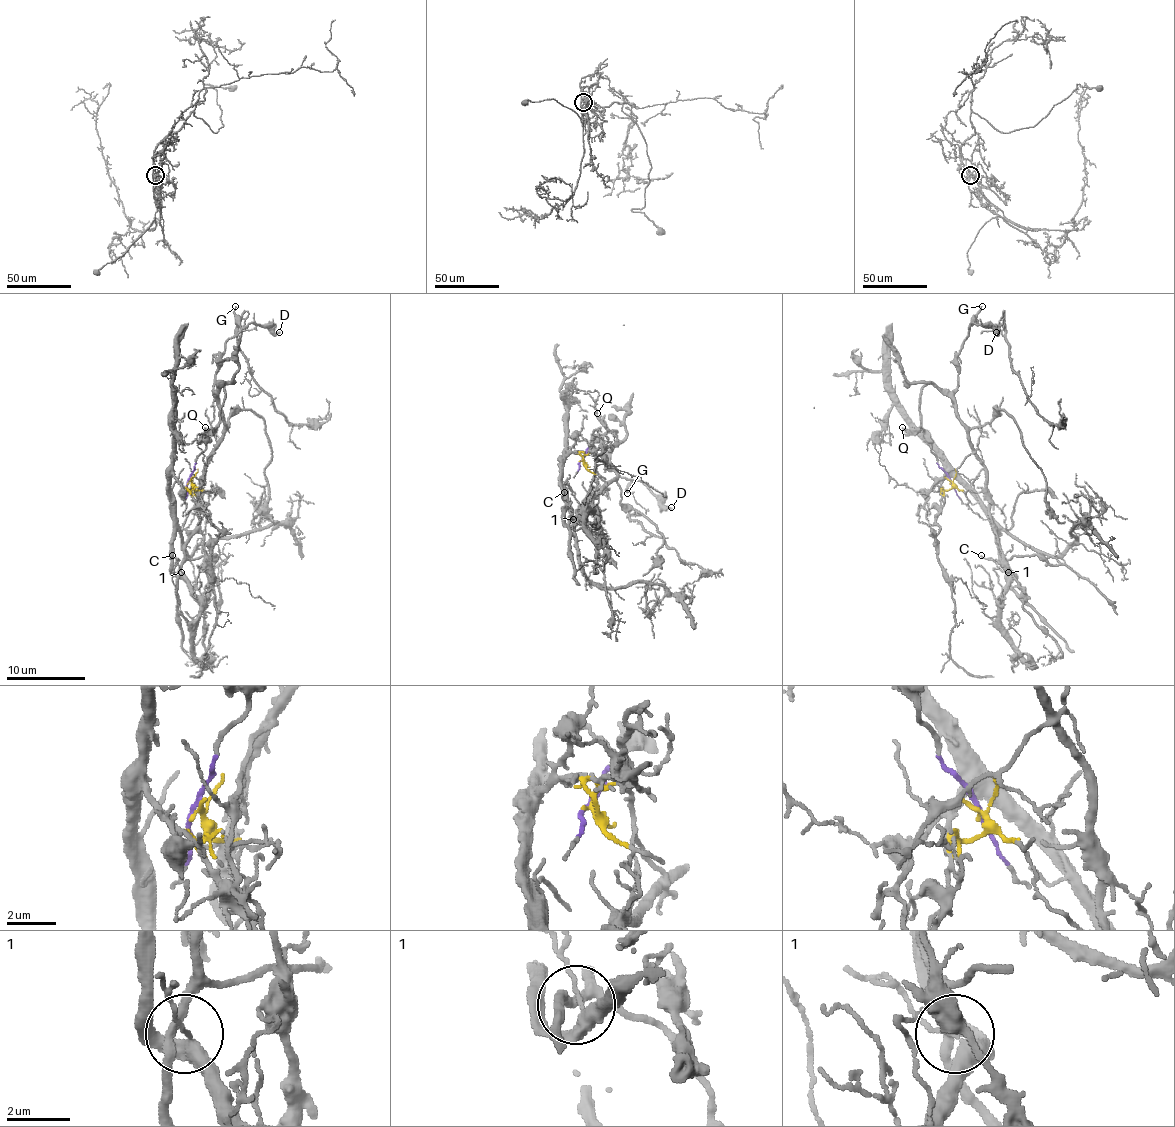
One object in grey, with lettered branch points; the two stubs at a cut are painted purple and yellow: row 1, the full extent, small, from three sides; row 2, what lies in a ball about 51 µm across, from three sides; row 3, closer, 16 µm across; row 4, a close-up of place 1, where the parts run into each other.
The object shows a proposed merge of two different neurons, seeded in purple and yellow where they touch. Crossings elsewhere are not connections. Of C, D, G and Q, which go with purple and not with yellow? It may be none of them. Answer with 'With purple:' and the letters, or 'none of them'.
With purple: D, G, Q

